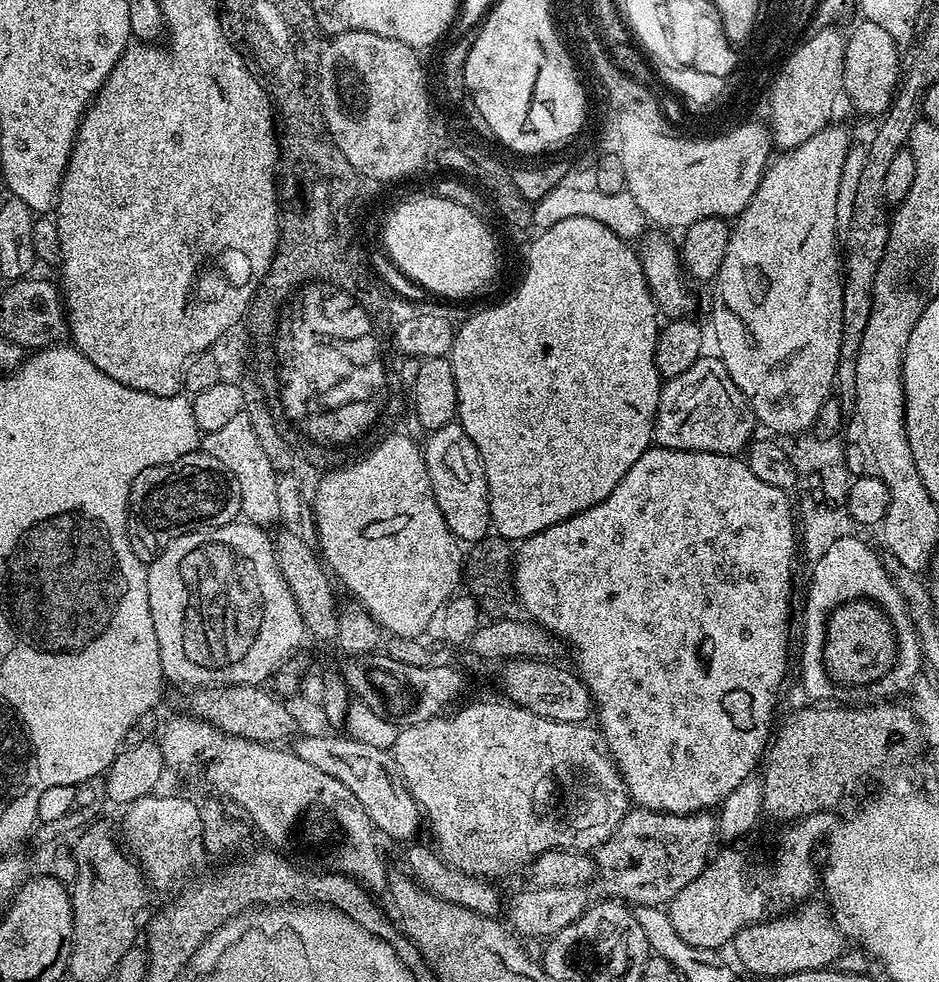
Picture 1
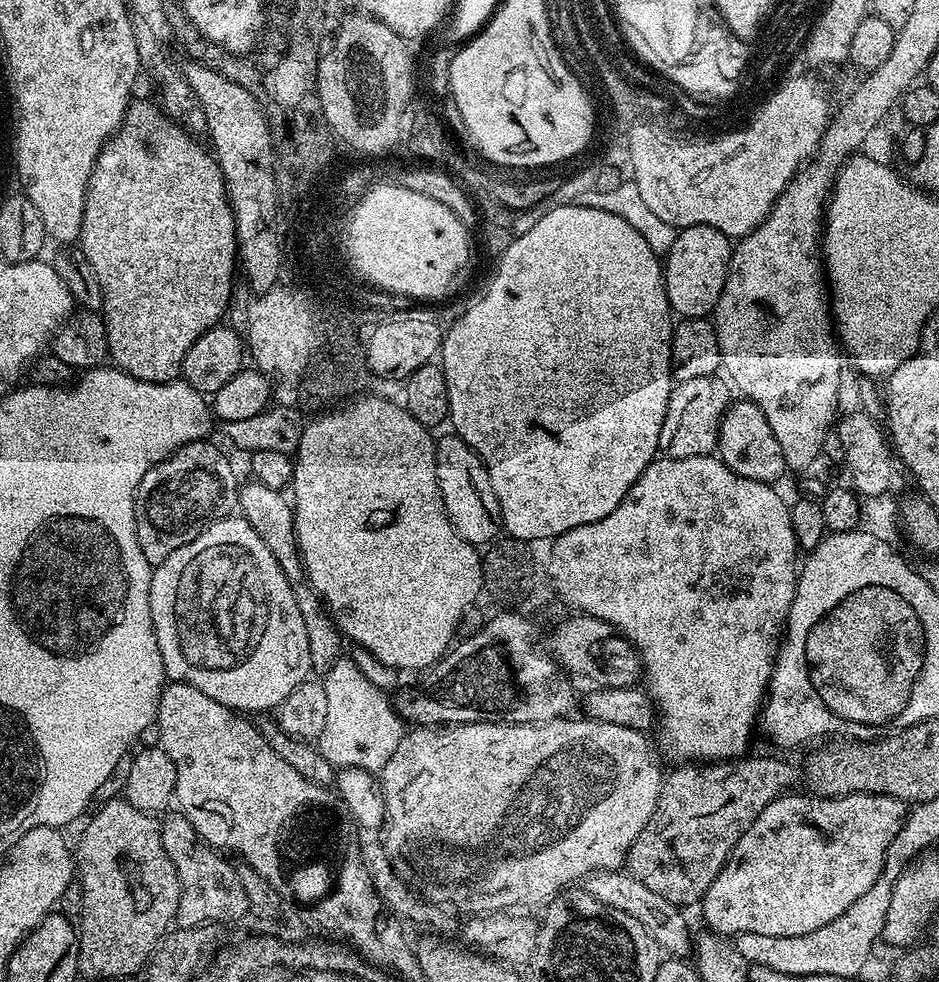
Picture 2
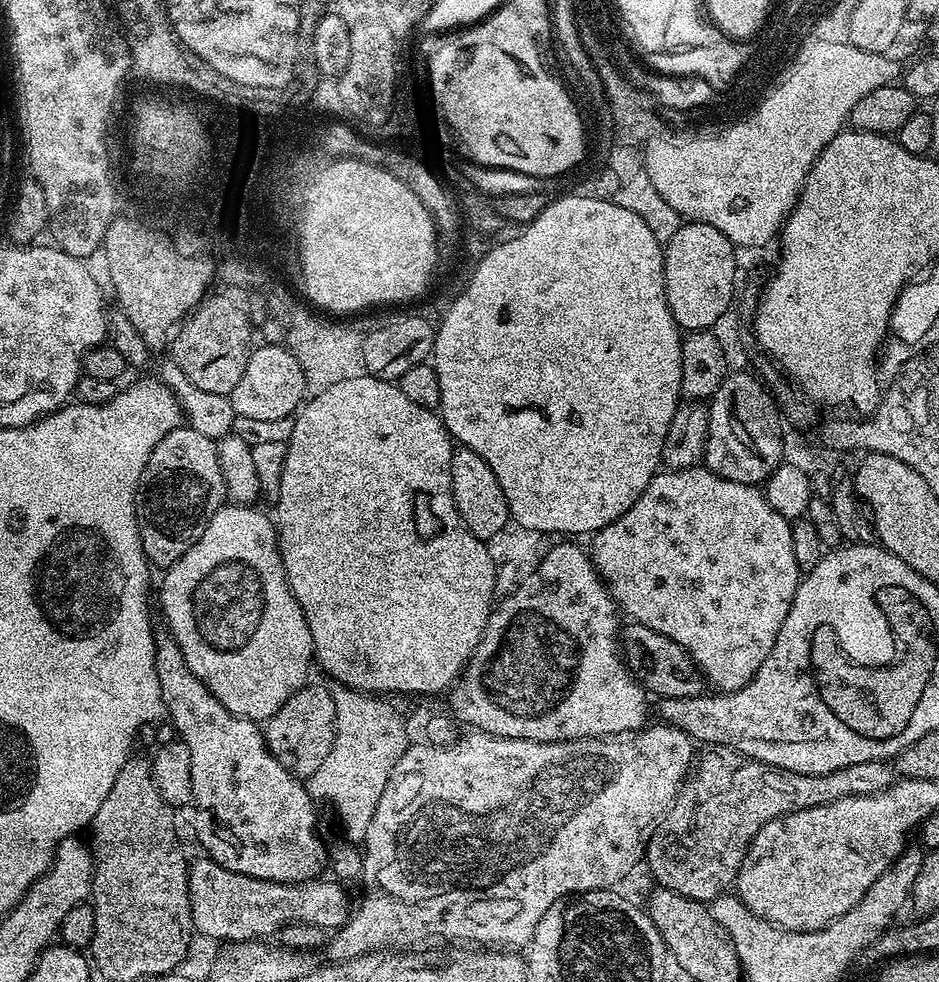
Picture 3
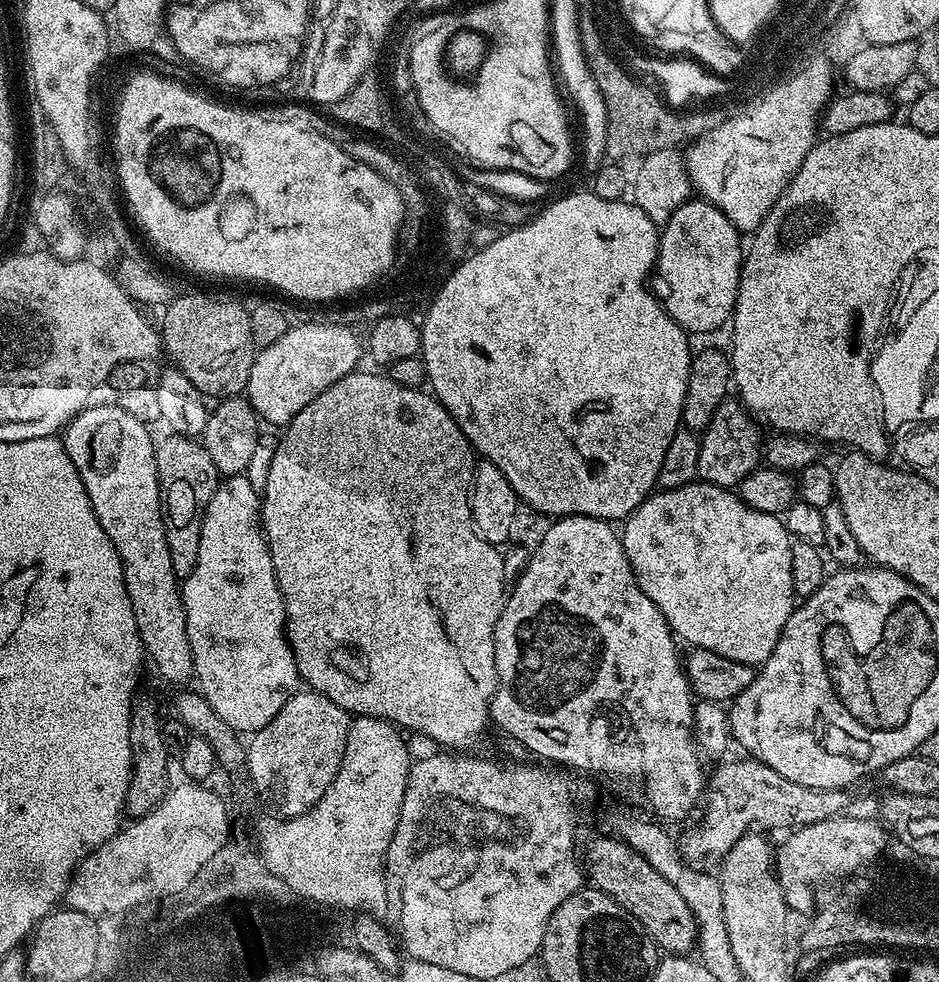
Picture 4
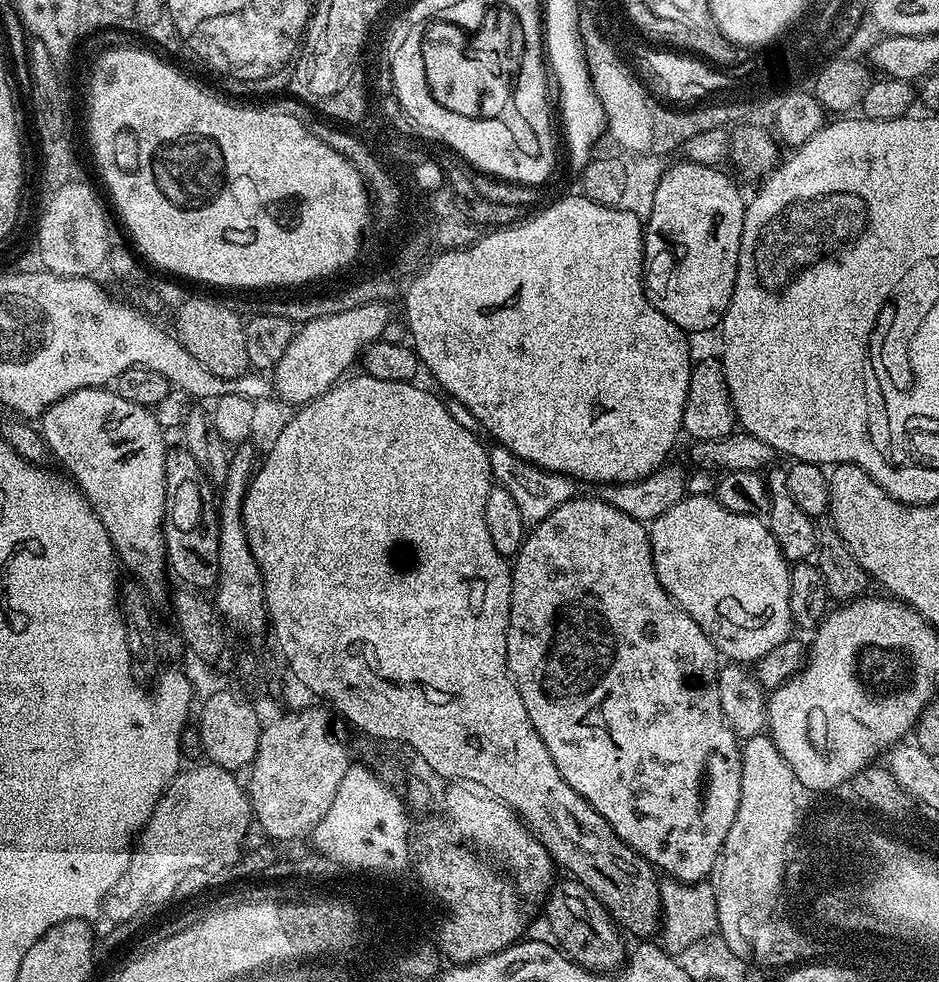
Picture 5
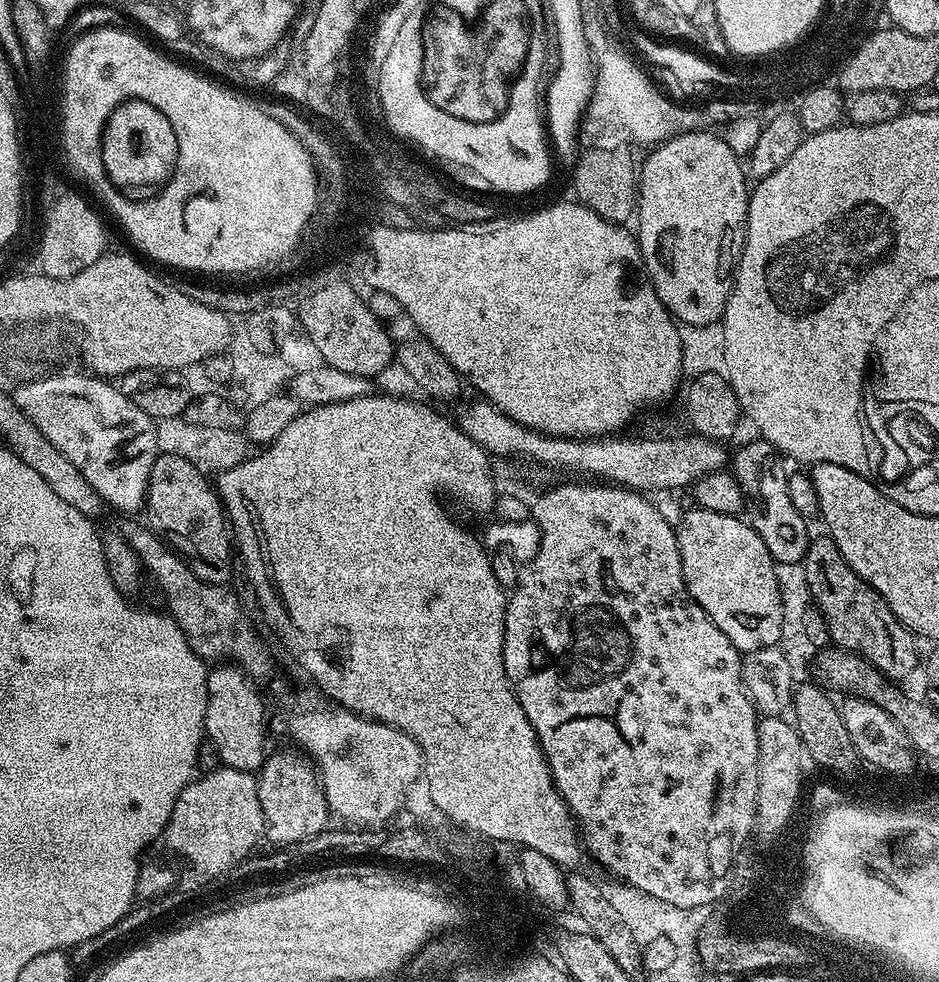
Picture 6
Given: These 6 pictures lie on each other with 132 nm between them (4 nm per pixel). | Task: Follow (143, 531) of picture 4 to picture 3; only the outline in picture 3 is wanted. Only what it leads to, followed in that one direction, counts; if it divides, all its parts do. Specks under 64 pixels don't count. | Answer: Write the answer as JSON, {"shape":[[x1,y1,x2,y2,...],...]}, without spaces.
{"shape":[[167,630,156,632,156,657,154,658,154,666,158,670,158,686,162,686,162,698,164,699,167,719,169,721,172,719,172,724,176,727,175,735,184,743,186,750,190,750,192,804,197,813,199,813,198,811,202,812,202,816,200,815,199,819,199,828,204,830,206,850,211,850,212,856,216,856,216,860,220,860,221,864,228,864,230,868,239,869,240,872,249,872,250,876,266,876,286,881,296,880,296,877,298,877,301,871,297,867,297,851,302,850,308,858,312,858,321,849,320,844,317,843,313,835,313,821,318,817,317,805,314,803,307,787,297,779,287,765,281,762,271,752,265,740,265,733,257,721,247,720,238,714,230,714,230,710,226,710,226,706,222,706,222,702,218,702,218,698,214,698,214,694,210,694,208,687,192,673,190,666,186,666,186,658,182,658,182,650,178,646,178,642,172,637,171,632]]}

